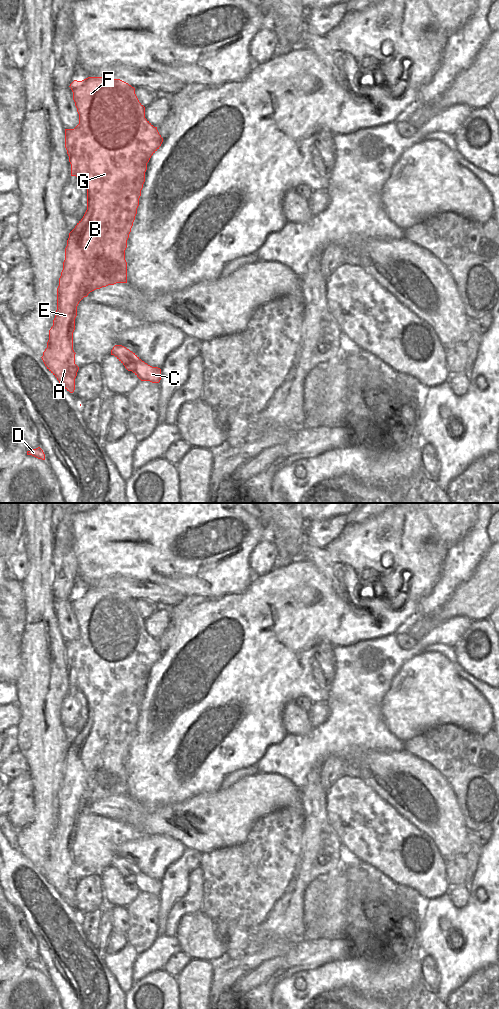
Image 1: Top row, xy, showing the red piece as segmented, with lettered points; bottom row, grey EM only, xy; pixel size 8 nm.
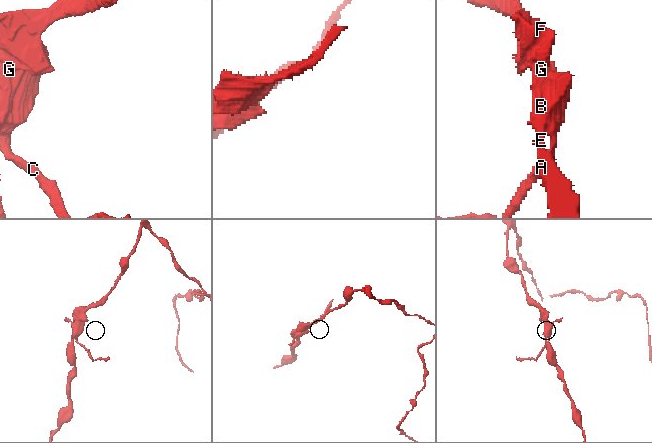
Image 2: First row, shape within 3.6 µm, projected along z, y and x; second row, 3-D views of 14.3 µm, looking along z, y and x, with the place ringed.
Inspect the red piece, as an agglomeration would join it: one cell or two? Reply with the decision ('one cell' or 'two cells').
two cells

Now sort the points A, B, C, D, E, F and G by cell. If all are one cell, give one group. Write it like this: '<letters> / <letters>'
A B D E F G / C

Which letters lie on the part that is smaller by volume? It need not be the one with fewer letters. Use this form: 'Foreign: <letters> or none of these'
Foreign: C

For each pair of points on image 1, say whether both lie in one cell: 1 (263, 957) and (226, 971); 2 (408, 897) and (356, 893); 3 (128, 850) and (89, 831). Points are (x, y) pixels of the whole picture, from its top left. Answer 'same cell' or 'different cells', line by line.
1: same cell
2: different cells
3: different cells

